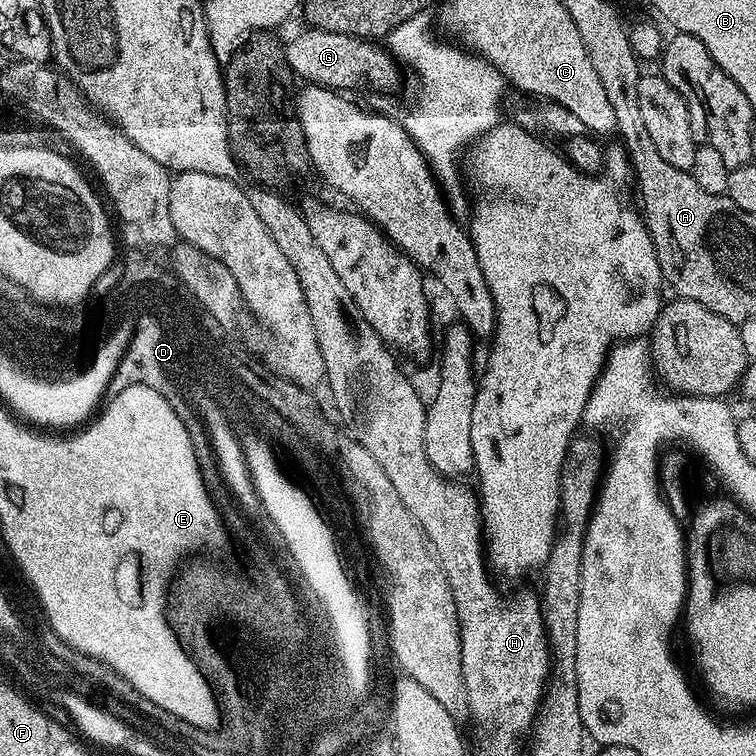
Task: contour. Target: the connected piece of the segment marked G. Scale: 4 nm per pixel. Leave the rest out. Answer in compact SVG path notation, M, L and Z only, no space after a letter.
M305 27L304 32L300 32L292 41L284 44L284 56L288 59L288 64L292 67L293 73L300 76L308 84L318 84L321 88L333 90L348 90L344 88L356 88L359 84L365 84L368 88L373 88L376 92L392 92L400 84L401 65L395 56L388 51L387 47L371 40L363 40L350 34L338 34L330 30L321 28Z

